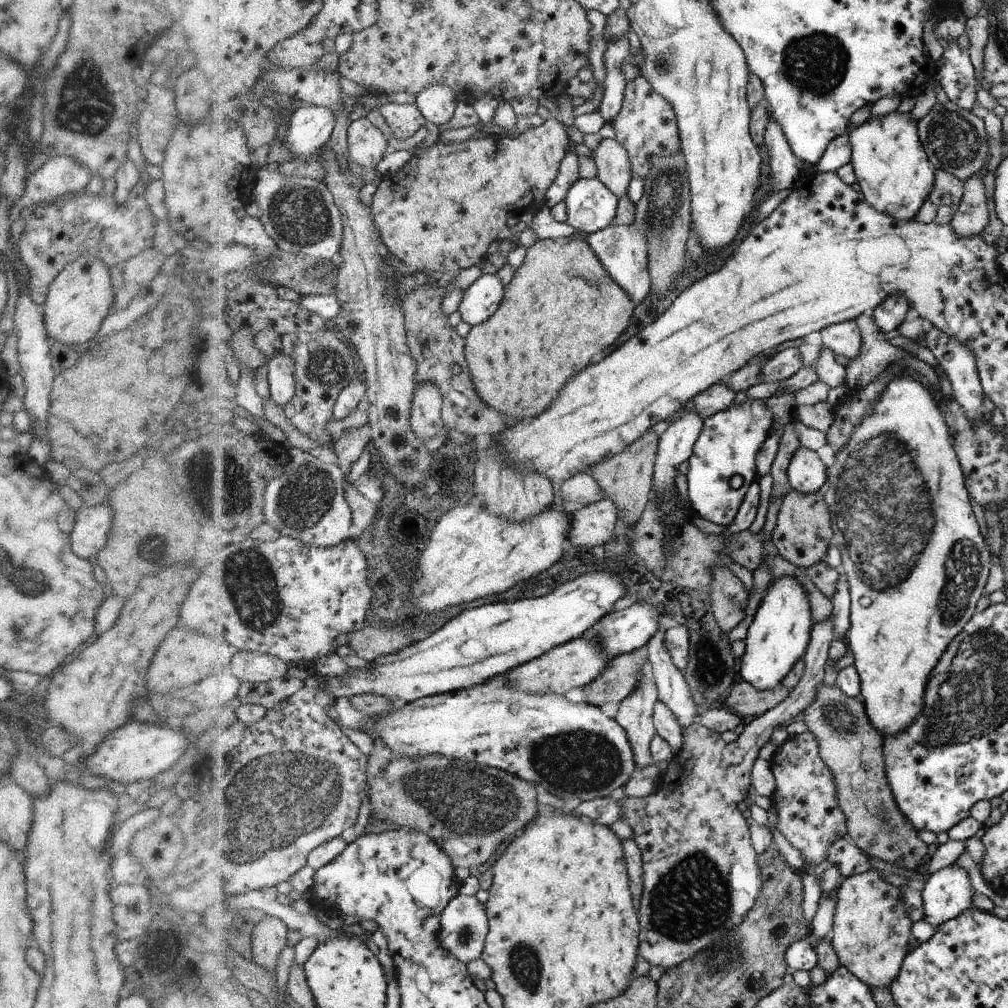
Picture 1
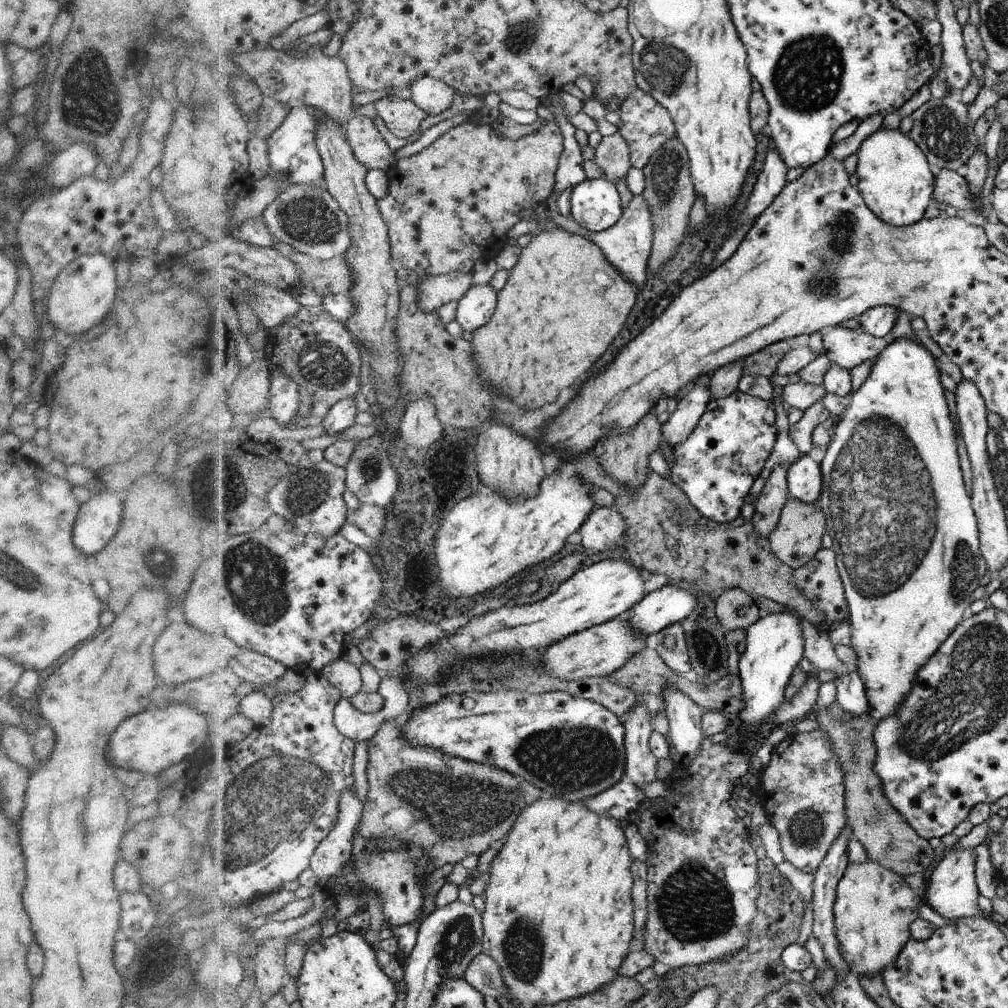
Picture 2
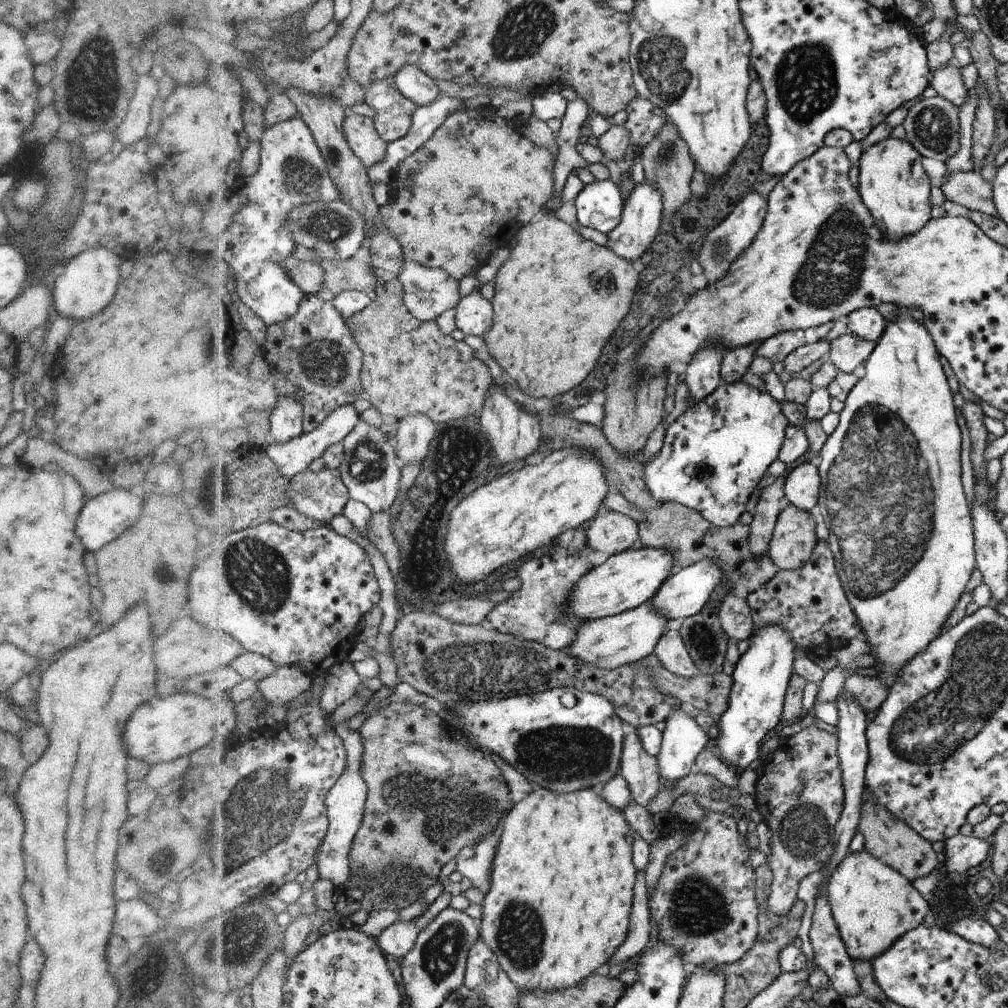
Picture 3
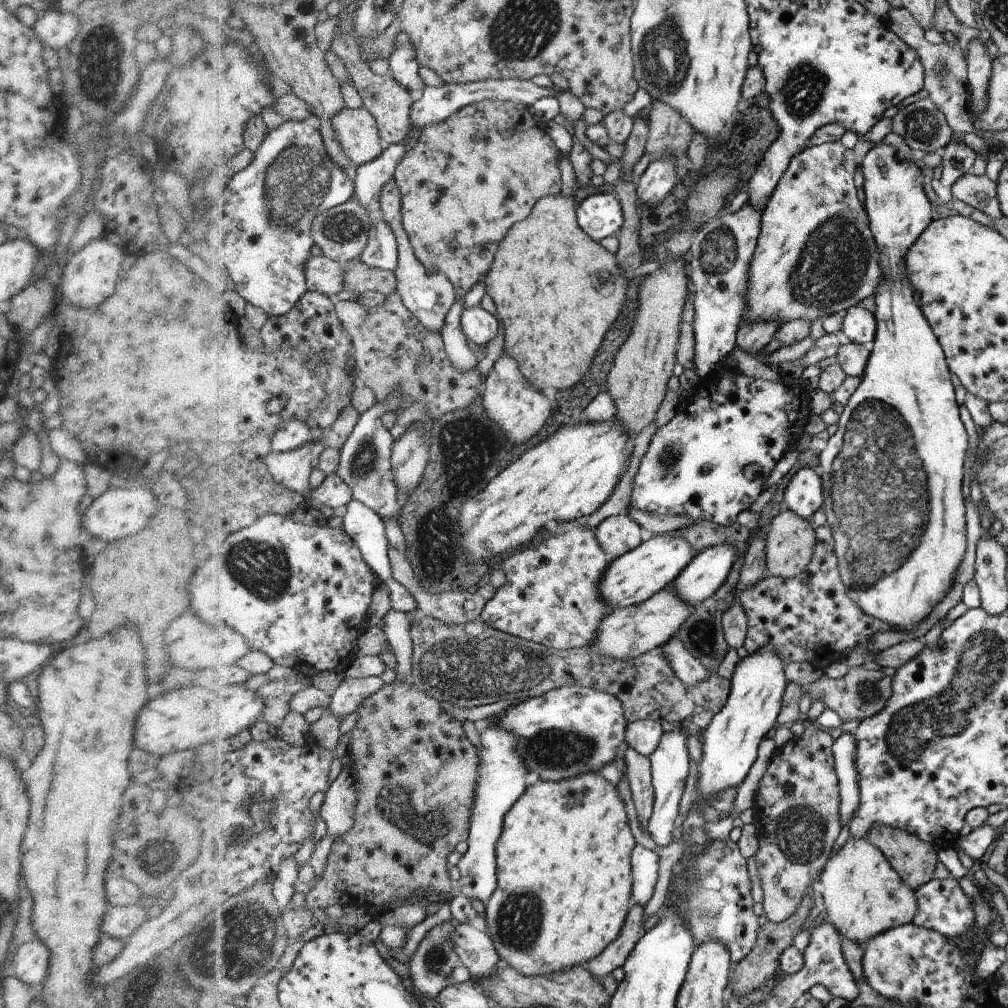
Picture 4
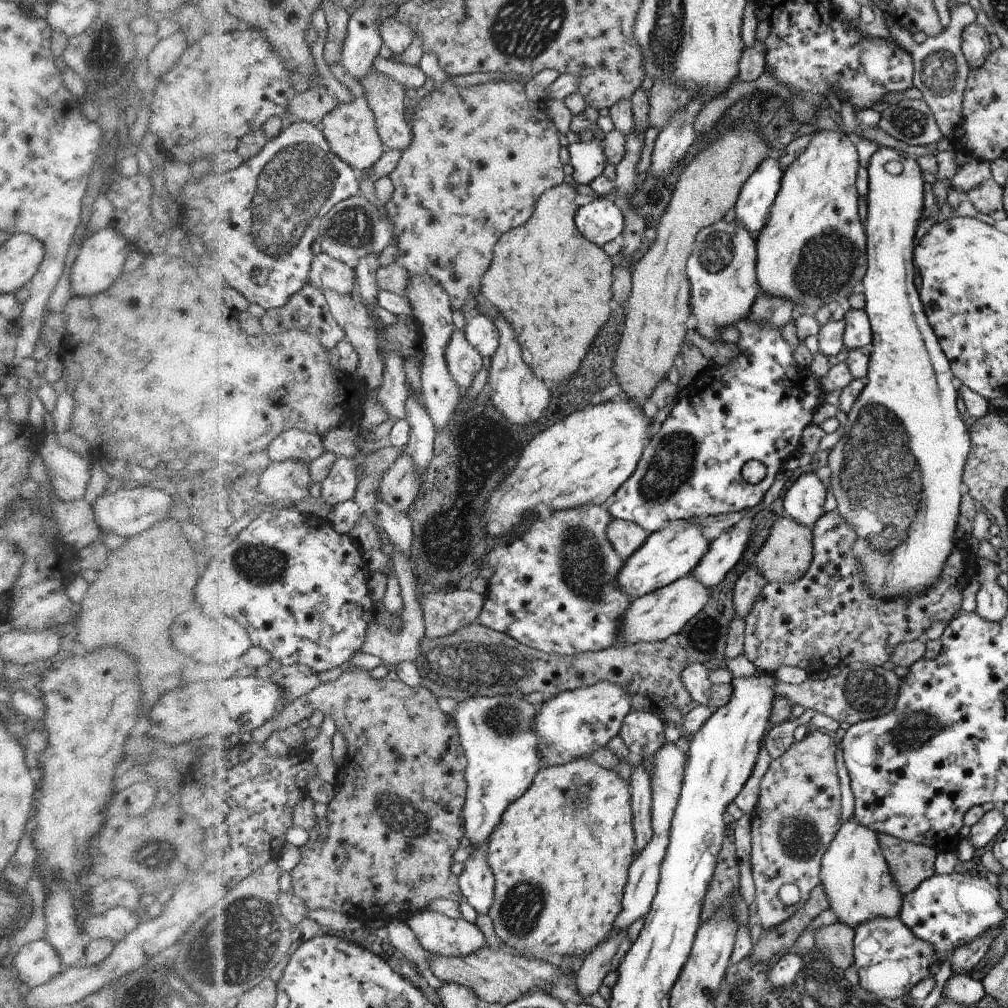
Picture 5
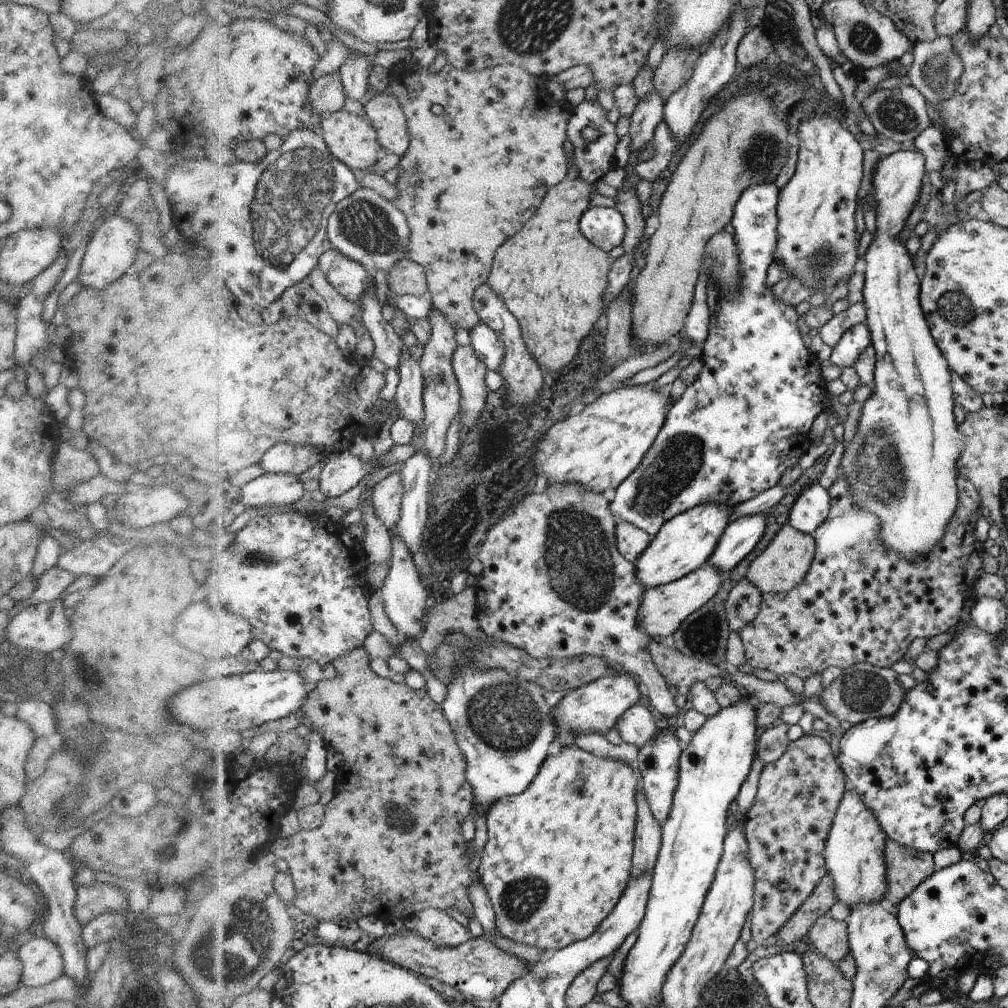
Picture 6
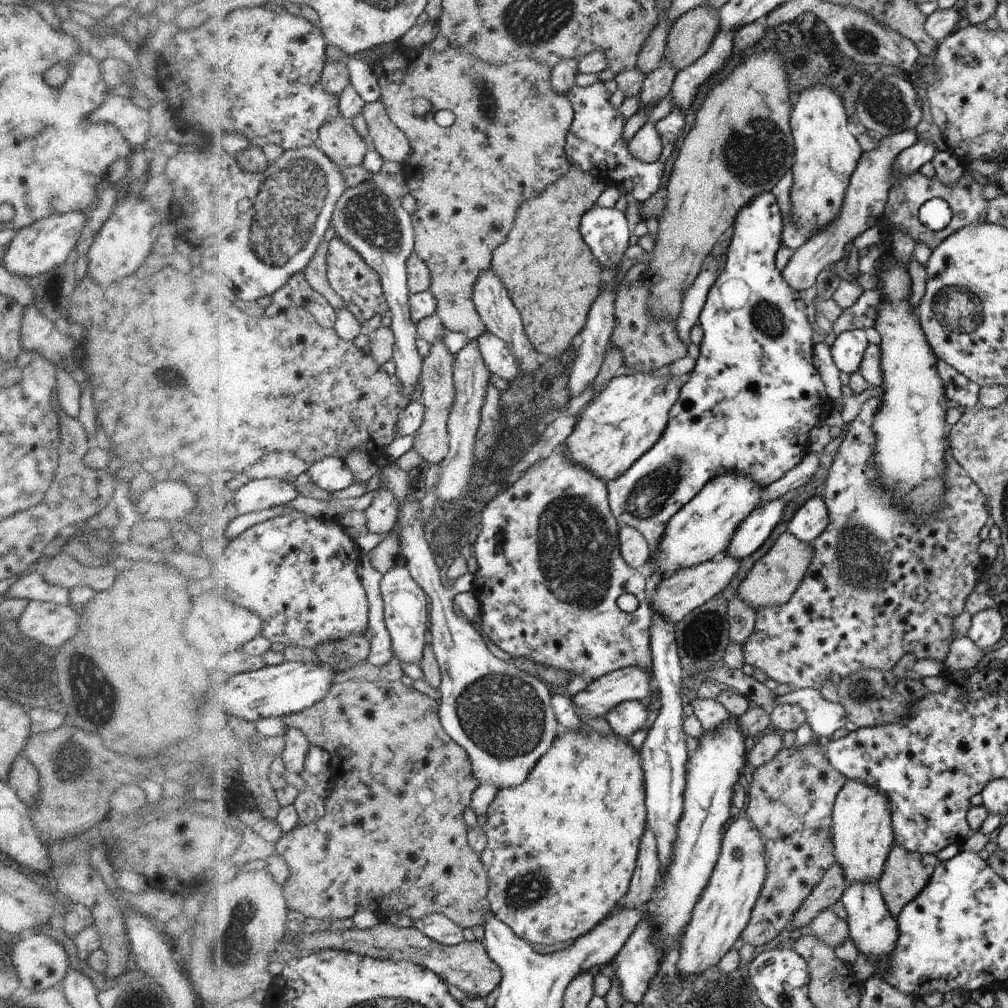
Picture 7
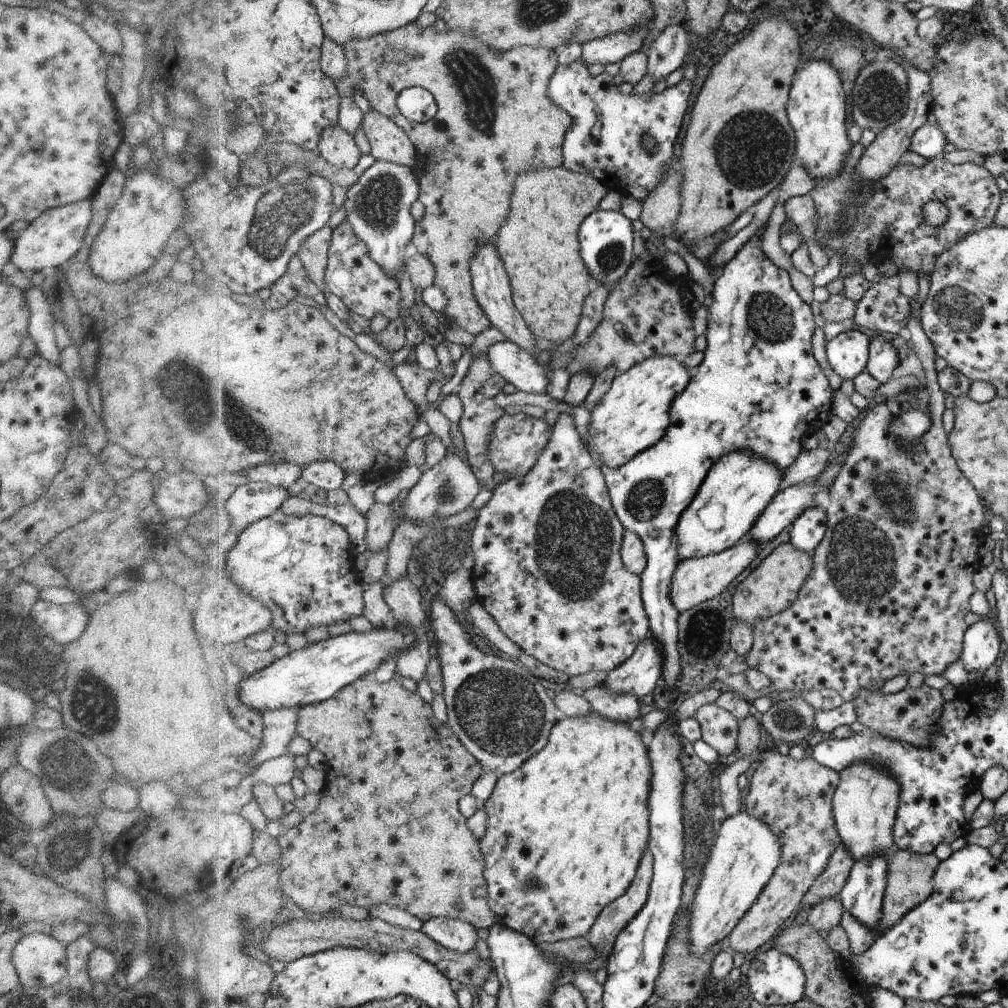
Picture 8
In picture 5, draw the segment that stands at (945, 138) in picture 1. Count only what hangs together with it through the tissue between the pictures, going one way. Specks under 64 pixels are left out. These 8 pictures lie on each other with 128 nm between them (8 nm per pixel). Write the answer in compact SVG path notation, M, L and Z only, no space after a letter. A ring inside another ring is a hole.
M904 98L897 104L888 102L879 108L881 113L877 126L910 146L928 146L944 137L931 108L922 99Z

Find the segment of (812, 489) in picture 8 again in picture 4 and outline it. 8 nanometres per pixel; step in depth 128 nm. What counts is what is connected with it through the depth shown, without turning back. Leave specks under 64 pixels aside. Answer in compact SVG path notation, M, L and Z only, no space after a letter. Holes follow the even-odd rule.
M734 544L702 550L671 584L676 596L692 606L712 597L725 582L736 558Z

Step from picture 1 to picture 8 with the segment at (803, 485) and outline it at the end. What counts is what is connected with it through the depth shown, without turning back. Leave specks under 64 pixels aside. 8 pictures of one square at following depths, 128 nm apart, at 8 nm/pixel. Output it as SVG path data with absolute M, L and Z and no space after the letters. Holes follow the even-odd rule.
M810 507L792 521L789 541L812 554L813 550L825 538L828 530L828 513L822 507Z

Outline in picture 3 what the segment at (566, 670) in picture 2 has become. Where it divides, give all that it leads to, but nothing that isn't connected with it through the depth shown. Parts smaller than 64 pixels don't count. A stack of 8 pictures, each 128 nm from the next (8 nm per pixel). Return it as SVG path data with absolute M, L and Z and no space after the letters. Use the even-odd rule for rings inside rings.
M650 602L645 603L618 615L584 621L578 628L576 640L566 648L566 651L572 658L582 660L582 664L590 664L605 670L638 664L655 653L657 644L668 629L667 625L666 616L660 616Z

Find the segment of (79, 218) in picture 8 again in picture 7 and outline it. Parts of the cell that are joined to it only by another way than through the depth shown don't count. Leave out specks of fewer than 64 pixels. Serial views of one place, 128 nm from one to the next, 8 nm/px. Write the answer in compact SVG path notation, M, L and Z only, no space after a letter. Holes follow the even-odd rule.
M70 211L61 215L40 219L30 226L21 228L13 238L2 257L2 264L12 275L30 279L42 276L48 271L58 268L76 246L86 221L84 212Z

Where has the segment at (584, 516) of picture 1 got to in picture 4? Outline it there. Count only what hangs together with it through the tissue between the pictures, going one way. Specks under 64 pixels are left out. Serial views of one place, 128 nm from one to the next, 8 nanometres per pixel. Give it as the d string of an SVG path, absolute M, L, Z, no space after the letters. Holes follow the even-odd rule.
M628 513L610 516L595 528L598 543L605 550L610 562L626 555L626 552L633 551L634 548L641 547L642 526Z

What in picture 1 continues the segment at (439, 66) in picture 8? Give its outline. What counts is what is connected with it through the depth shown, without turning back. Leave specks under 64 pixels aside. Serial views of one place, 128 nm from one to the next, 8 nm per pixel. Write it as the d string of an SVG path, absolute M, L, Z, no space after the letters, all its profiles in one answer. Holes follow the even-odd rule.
M550 117L540 127L519 132L517 136L500 138L496 142L490 136L486 138L480 136L472 137L465 142L449 142L447 144L438 141L435 146L428 148L425 152L416 154L413 160L407 166L404 166L397 175L386 175L380 188L378 188L378 192L374 194L371 208L372 212L374 212L374 218L376 218L376 226L379 227L379 230L382 230L385 250L418 271L438 271L439 275L446 272L459 274L462 270L467 270L484 261L488 248L495 246L496 241L501 238L510 237L510 234L506 233L505 229L506 226L510 226L510 222L514 222L514 218L518 218L522 212L526 212L530 208L532 210L540 208L540 204L544 202L544 194L546 194L546 190L552 187L554 180L557 180L560 164L566 156L567 148L569 148L569 136L565 128L557 118Z

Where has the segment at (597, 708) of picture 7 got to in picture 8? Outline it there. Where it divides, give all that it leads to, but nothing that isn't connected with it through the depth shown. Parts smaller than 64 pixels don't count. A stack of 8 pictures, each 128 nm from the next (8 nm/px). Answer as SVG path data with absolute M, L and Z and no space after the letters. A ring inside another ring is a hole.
M647 639L638 646L630 659L608 673L602 686L610 693L628 693L647 703L651 695L659 690L662 674L663 655L659 645L654 640Z

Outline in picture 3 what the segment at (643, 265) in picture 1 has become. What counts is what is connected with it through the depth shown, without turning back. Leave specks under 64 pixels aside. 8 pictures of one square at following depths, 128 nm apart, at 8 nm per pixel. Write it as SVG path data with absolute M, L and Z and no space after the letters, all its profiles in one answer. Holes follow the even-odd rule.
M642 182L635 186L632 194L625 200L624 214L621 216L621 224L610 232L606 247L617 253L626 260L638 260L650 248L655 236L660 231L661 222L664 216L665 204L662 192L656 188L656 184Z

